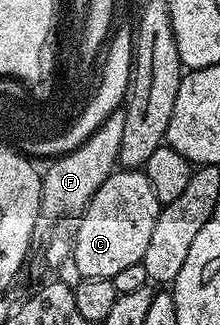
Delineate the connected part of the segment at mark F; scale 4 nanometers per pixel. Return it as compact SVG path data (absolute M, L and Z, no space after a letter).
M118 108L70 152L55 156L50 166L42 173L42 208L40 217L43 222L58 221L69 213L81 214L86 204L96 195L96 191L115 172L118 165L120 142L124 139L124 115Z

